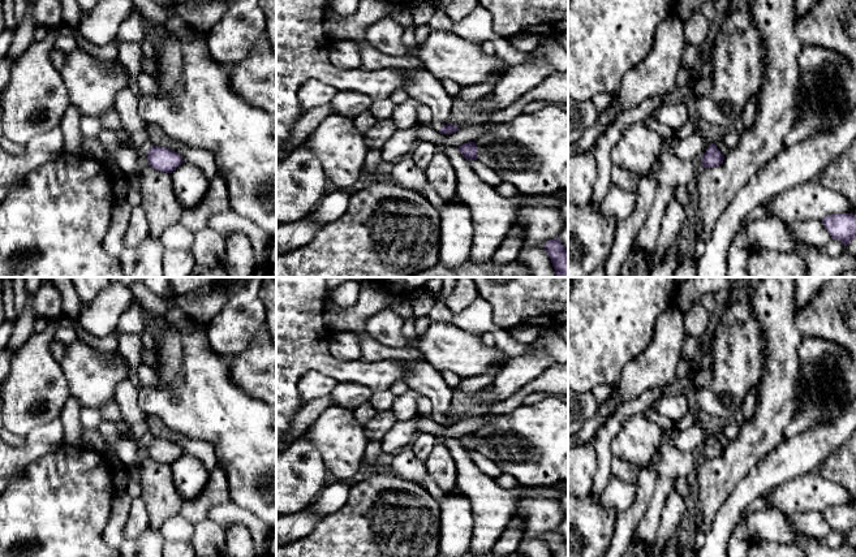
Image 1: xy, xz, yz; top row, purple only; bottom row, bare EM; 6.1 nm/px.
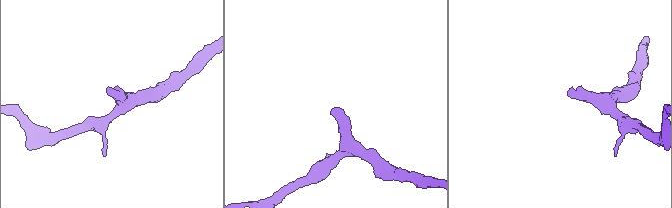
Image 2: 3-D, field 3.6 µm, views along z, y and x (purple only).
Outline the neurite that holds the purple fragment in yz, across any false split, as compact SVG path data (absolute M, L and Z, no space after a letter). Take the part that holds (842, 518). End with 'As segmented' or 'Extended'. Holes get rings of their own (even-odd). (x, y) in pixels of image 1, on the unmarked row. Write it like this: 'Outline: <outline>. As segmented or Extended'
Outline: M834 505L822 510L822 515L833 531L839 531L844 539L856 528L856 506Z. As segmented

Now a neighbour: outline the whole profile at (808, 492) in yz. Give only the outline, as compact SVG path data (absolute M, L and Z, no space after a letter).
M818 471L792 478L761 497L767 498L783 515L822 511L834 505L856 506L842 485L822 478Z

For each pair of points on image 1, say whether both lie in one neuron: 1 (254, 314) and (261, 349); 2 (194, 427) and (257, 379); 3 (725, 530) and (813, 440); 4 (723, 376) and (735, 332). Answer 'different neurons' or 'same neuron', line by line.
1: different neurons
2: different neurons
3: same neuron
4: same neuron

